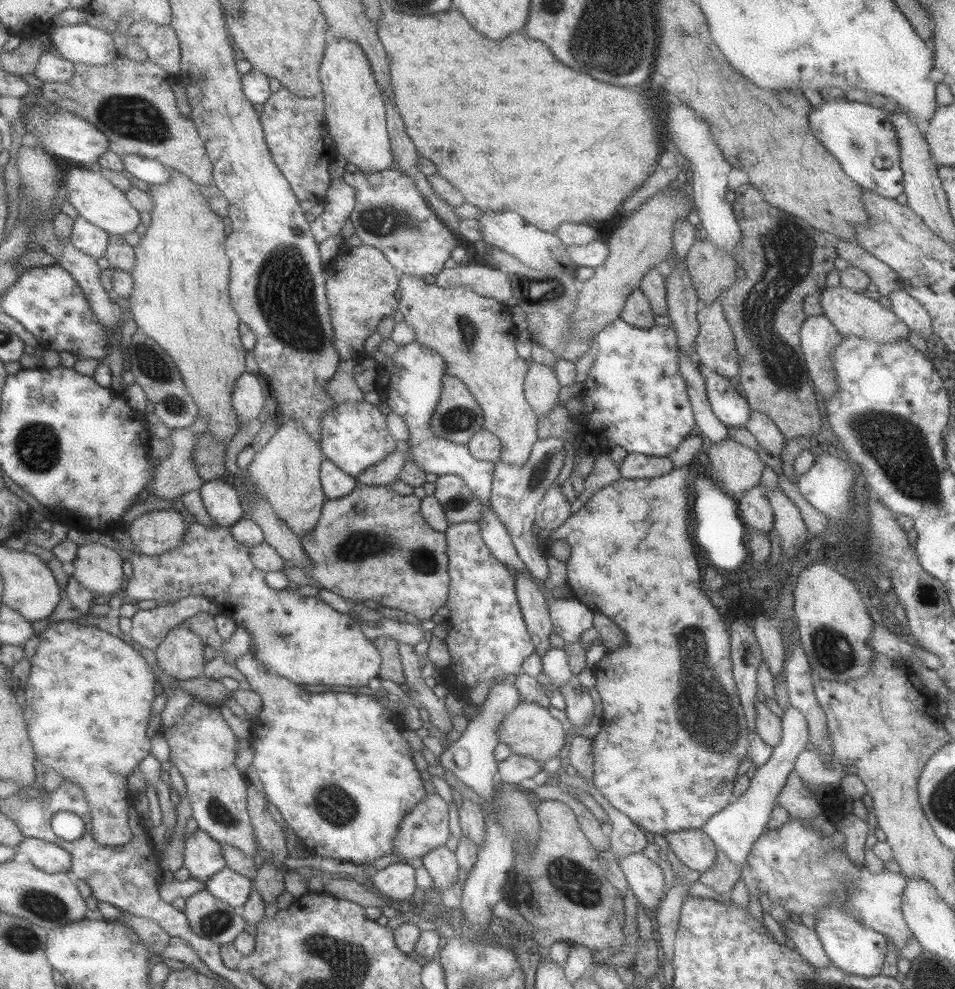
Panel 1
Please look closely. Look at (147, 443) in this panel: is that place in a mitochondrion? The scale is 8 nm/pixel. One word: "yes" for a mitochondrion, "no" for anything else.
no

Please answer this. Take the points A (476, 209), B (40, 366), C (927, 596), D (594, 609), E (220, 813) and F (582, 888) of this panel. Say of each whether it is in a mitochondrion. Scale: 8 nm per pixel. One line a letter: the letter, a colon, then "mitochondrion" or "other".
A: other
B: other
C: other
D: other
E: mitochondrion
F: mitochondrion

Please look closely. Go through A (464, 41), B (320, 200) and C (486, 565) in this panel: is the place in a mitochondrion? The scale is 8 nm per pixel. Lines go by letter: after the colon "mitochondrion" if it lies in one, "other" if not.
A: other
B: other
C: other

